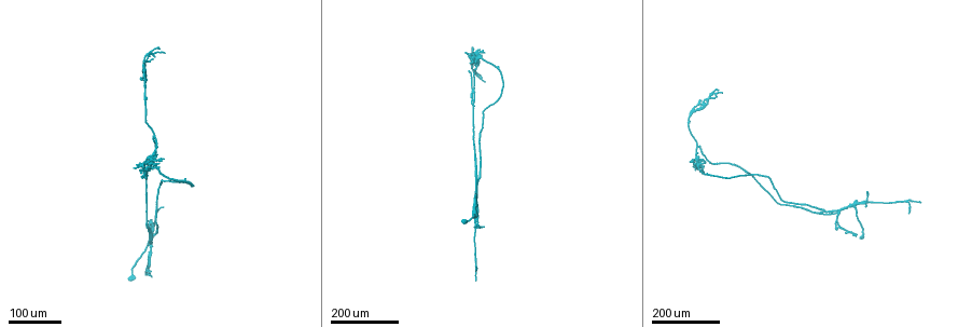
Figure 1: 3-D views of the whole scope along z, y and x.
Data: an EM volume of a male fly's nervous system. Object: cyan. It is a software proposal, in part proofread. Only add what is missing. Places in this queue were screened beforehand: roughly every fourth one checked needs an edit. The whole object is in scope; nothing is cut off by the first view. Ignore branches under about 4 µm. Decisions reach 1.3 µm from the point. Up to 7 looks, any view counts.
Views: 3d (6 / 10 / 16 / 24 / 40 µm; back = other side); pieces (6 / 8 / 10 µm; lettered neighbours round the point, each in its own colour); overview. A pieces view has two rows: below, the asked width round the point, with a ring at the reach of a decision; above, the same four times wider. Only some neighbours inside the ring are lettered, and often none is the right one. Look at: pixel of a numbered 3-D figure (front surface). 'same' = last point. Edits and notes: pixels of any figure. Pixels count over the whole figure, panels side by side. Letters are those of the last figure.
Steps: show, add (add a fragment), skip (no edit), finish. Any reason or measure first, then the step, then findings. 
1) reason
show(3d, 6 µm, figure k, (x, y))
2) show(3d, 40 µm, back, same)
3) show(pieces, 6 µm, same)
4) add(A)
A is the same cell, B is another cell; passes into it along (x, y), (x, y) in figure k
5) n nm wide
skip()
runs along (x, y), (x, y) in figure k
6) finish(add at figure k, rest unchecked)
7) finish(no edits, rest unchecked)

end of a long branch
show(3d, 40 µm, figure 1, (472, 214))

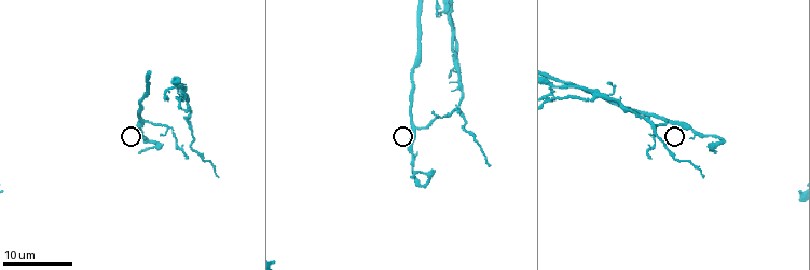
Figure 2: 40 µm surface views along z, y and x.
show(pieces, 10 µm, figure 2, (413, 179))

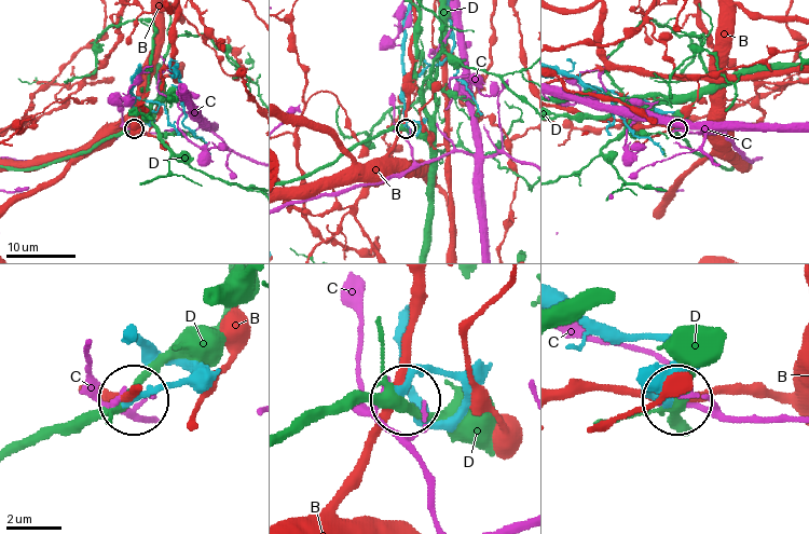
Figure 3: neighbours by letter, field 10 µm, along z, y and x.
skip()
B, C and D are other cells; runs along (126, 325), (191, 369), (181, 383), (135, 399) in figure 3; none of them fits

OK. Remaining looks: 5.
thin end
show(3d, 40 µm, figure 1, (696, 150))

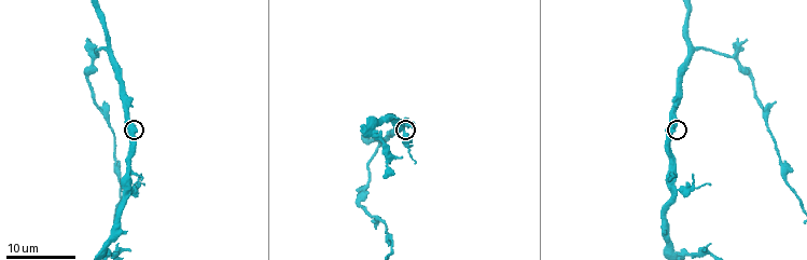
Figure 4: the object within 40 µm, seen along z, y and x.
show(pieces, 8 µm, figure 4, (669, 180))

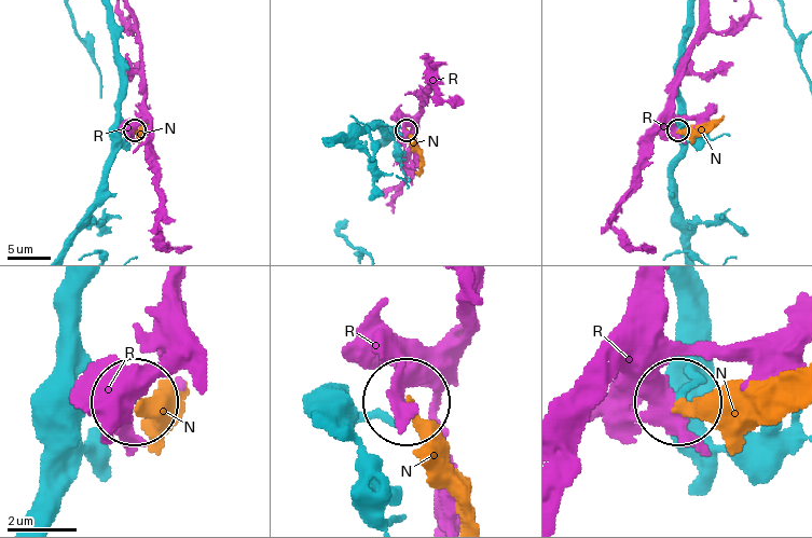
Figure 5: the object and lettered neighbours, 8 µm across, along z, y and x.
skip()
N and R are other cells; none of them fits

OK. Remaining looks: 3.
branch stops here
show(3d, 40 µm, figure 1, (473, 66))

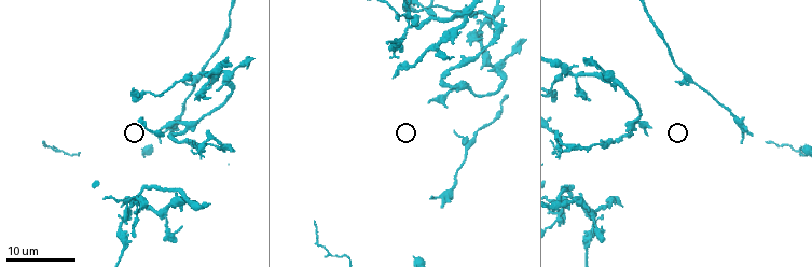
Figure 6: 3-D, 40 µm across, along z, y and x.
what lies round it
show(pieces, 8 µm, figure 6, (646, 132))

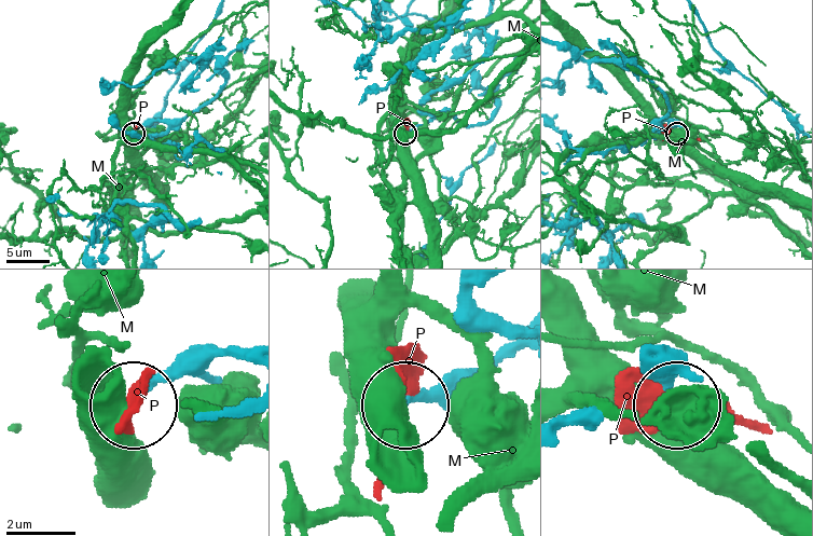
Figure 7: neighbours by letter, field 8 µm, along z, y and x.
skip()
M and P are other cells; no lettered fragment goes on from it

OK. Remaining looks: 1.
finish(no edits, rest unchecked)

